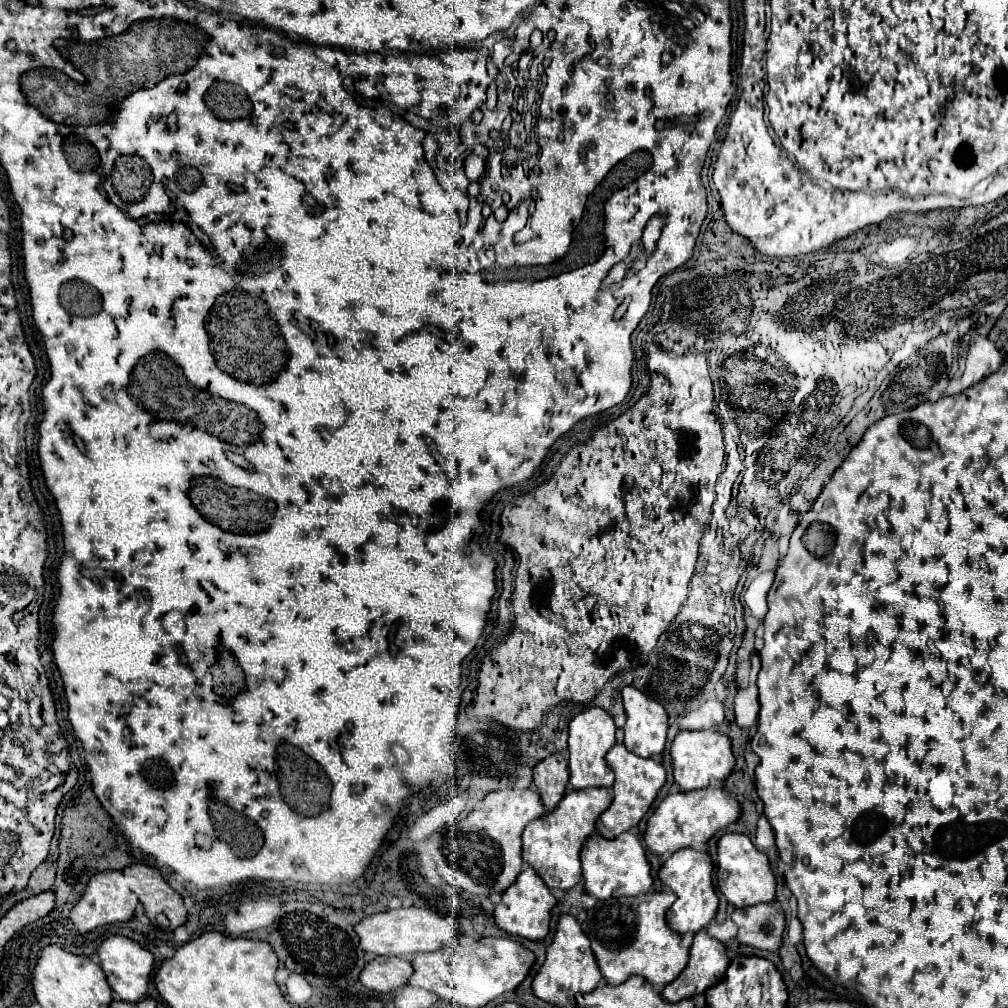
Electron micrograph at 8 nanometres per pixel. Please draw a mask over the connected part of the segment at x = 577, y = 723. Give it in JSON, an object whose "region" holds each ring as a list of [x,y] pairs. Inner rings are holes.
{"region":[[[586,708],[576,714],[568,728],[568,770],[570,770],[570,784],[572,788],[590,788],[590,786],[604,786],[610,788],[614,784],[614,772],[608,768],[604,756],[614,746],[614,732],[616,726],[612,716],[602,708]]]}

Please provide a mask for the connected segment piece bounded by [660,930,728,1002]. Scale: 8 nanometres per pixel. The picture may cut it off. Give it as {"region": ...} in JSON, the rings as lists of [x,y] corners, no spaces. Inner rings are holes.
{"region":[[[700,930],[690,946],[688,966],[660,994],[666,1002],[680,1002],[694,994],[702,994],[724,978],[726,968],[728,958],[724,944],[708,936],[706,930]]]}

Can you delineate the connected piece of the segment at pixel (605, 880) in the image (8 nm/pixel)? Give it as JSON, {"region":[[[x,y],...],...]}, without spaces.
{"region":[[[624,832],[612,840],[600,834],[592,834],[580,852],[580,860],[584,888],[590,896],[598,900],[608,900],[610,896],[638,896],[648,892],[652,886],[650,864],[644,856],[640,840],[632,832]]]}

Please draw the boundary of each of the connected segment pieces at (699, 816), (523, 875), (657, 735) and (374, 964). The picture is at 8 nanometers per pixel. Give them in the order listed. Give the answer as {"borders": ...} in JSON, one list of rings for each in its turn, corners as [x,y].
{"borders":[[[[708,786],[700,790],[690,790],[690,792],[668,794],[648,818],[644,842],[646,842],[646,848],[658,856],[672,854],[680,848],[704,844],[710,836],[716,834],[716,830],[728,826],[738,816],[740,816],[738,802],[732,796],[728,796],[722,788]]],[[[526,868],[516,878],[516,884],[512,884],[512,888],[506,888],[502,892],[500,902],[494,908],[494,922],[498,928],[502,928],[508,934],[522,936],[528,940],[542,940],[548,934],[550,910],[554,904],[556,904],[556,898],[550,894],[542,878],[532,868]]],[[[632,686],[622,690],[622,698],[626,710],[624,746],[642,758],[660,754],[668,732],[668,714],[662,704],[650,700]]],[[[376,956],[360,972],[360,982],[376,992],[394,992],[412,976],[412,964],[396,956]]]]}

